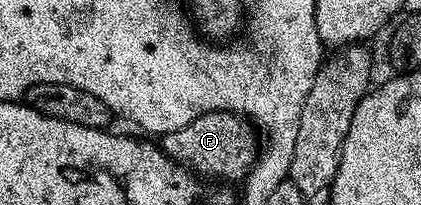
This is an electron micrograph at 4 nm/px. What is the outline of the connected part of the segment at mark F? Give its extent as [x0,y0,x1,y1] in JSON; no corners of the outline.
[159,112,255,178]

